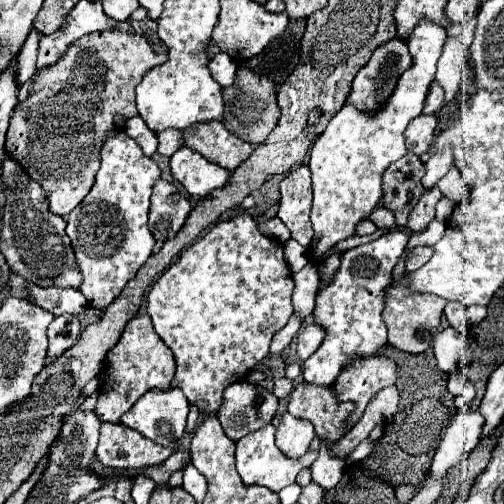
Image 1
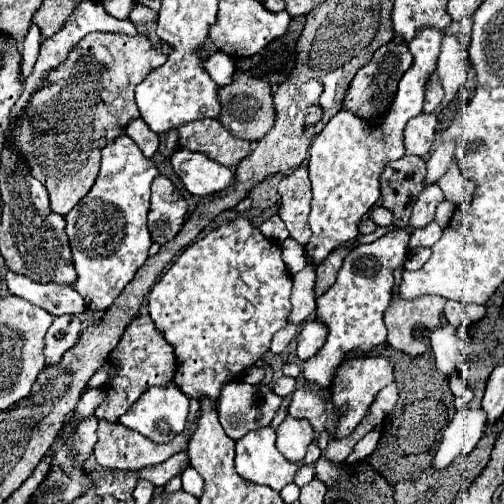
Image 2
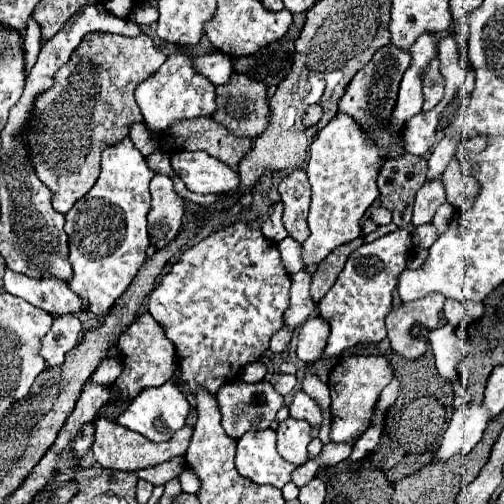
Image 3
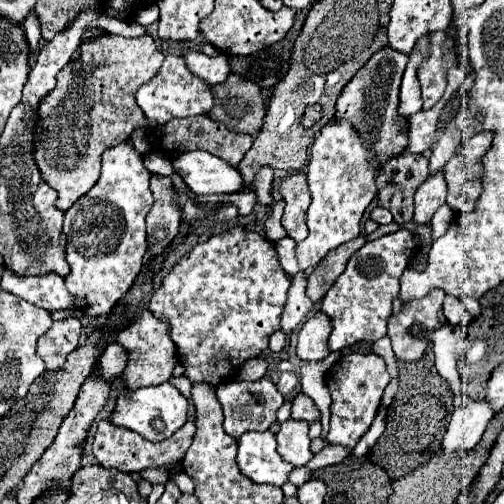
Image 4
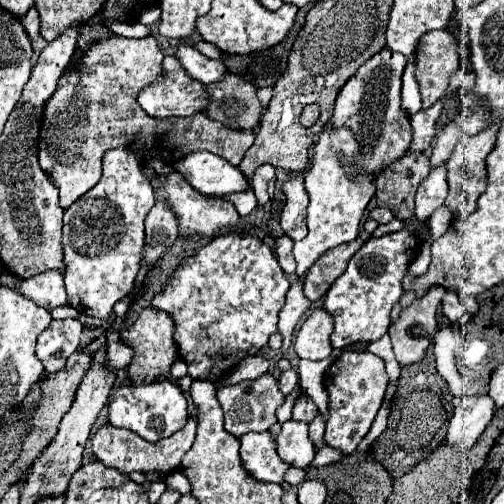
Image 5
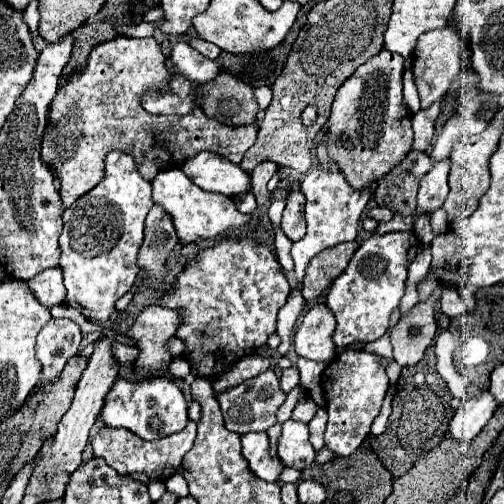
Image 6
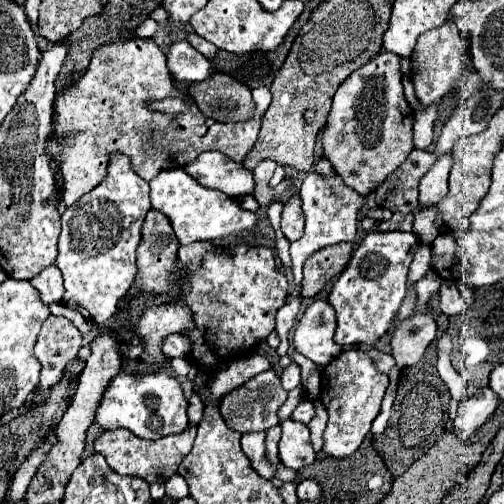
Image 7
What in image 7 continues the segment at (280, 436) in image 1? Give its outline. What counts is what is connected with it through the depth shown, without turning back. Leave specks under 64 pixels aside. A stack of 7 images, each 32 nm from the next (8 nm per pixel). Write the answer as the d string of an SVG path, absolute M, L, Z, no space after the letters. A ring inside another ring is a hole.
M284 420L280 426L282 426L282 438L278 444L278 452L282 464L292 470L310 466L316 460L316 452L310 442L308 426L294 420Z

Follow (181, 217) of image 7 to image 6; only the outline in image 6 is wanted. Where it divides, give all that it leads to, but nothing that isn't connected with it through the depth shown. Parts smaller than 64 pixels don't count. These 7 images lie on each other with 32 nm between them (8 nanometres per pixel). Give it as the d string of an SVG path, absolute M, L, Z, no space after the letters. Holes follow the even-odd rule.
M178 168L158 172L158 176L152 180L152 200L172 216L176 234L182 244L224 236L236 228L248 226L252 220L252 214L242 214L232 198L218 192L204 192L200 186L192 184L192 180L188 180L188 176Z

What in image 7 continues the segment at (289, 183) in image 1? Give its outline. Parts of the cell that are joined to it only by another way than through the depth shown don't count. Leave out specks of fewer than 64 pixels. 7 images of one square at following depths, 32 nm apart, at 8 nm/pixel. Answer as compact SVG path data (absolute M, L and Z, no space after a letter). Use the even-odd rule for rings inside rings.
M292 196L282 210L282 234L292 242L302 236L304 230L304 216L302 216L302 208L300 208L300 198Z

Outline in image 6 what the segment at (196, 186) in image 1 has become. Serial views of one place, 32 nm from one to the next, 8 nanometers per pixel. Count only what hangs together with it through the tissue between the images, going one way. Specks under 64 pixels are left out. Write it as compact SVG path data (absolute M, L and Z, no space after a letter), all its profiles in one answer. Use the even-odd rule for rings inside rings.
M200 152L198 156L186 160L180 170L188 174L194 184L208 192L238 196L252 190L250 174L216 152Z

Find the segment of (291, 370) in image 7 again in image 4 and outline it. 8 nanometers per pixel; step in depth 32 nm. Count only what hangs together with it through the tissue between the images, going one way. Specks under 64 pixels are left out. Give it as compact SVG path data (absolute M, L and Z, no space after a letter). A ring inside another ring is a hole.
M282 372L282 376L280 376L280 380L278 380L276 386L278 386L278 390L284 396L288 396L296 388L296 384L298 384L298 376L294 372Z

